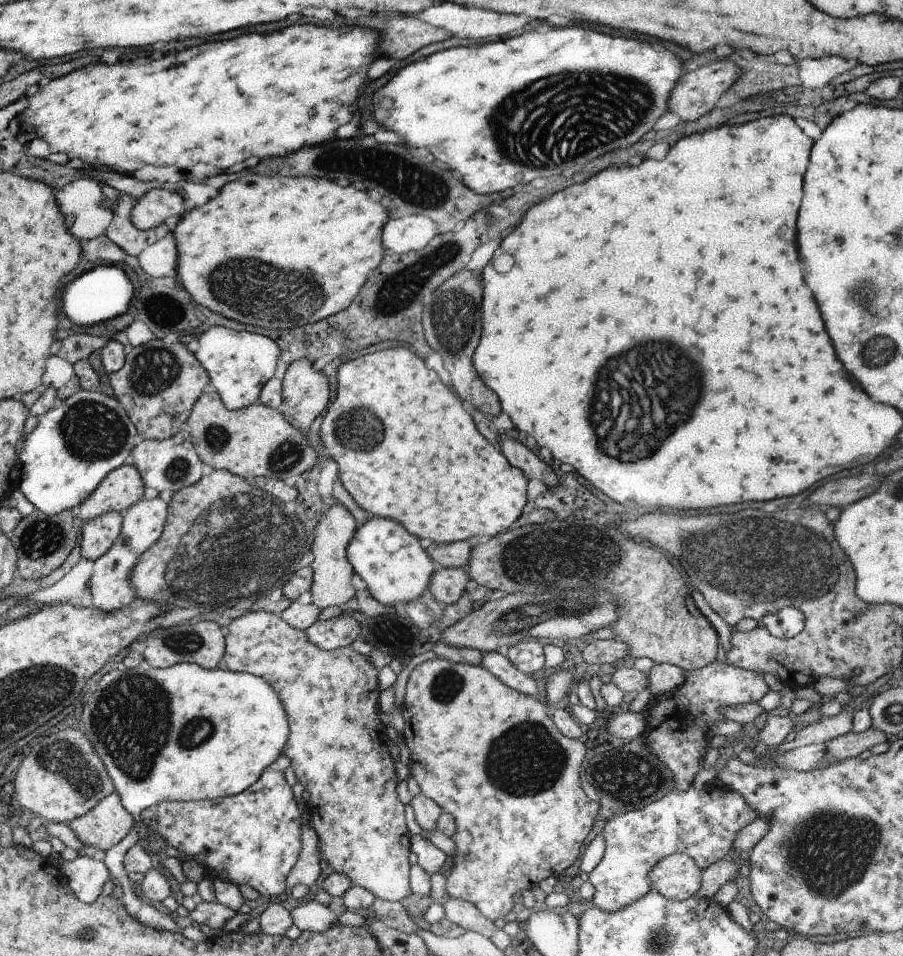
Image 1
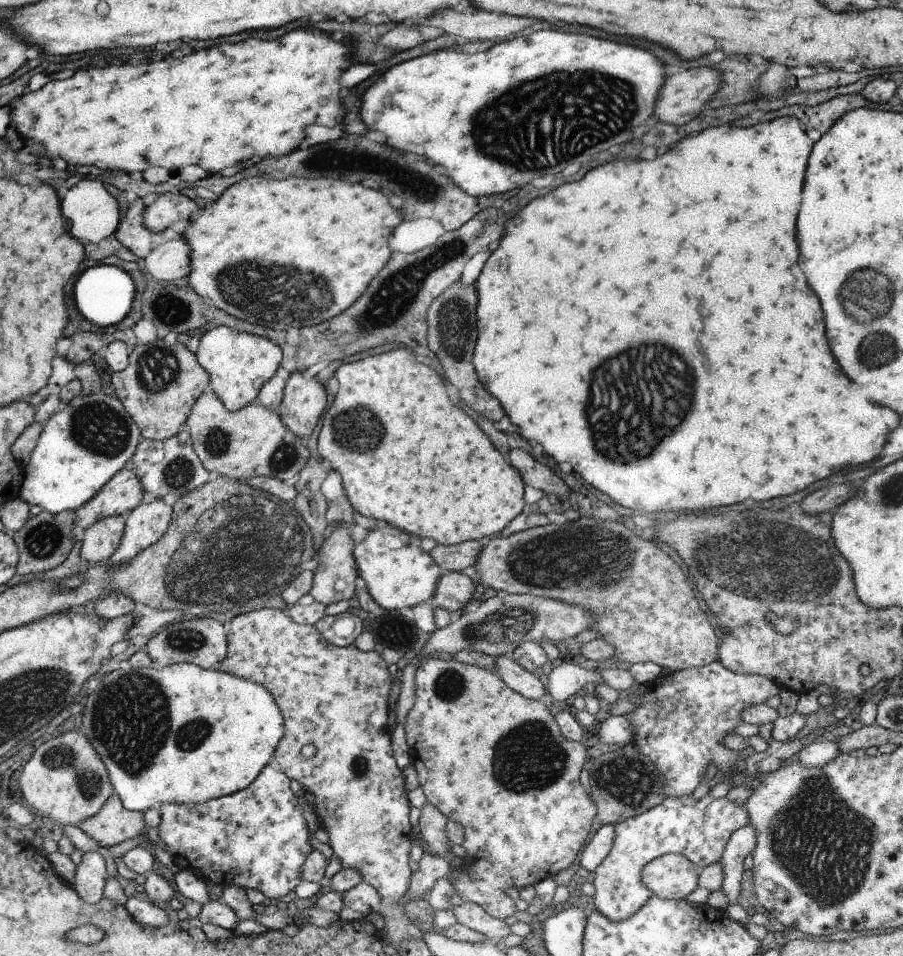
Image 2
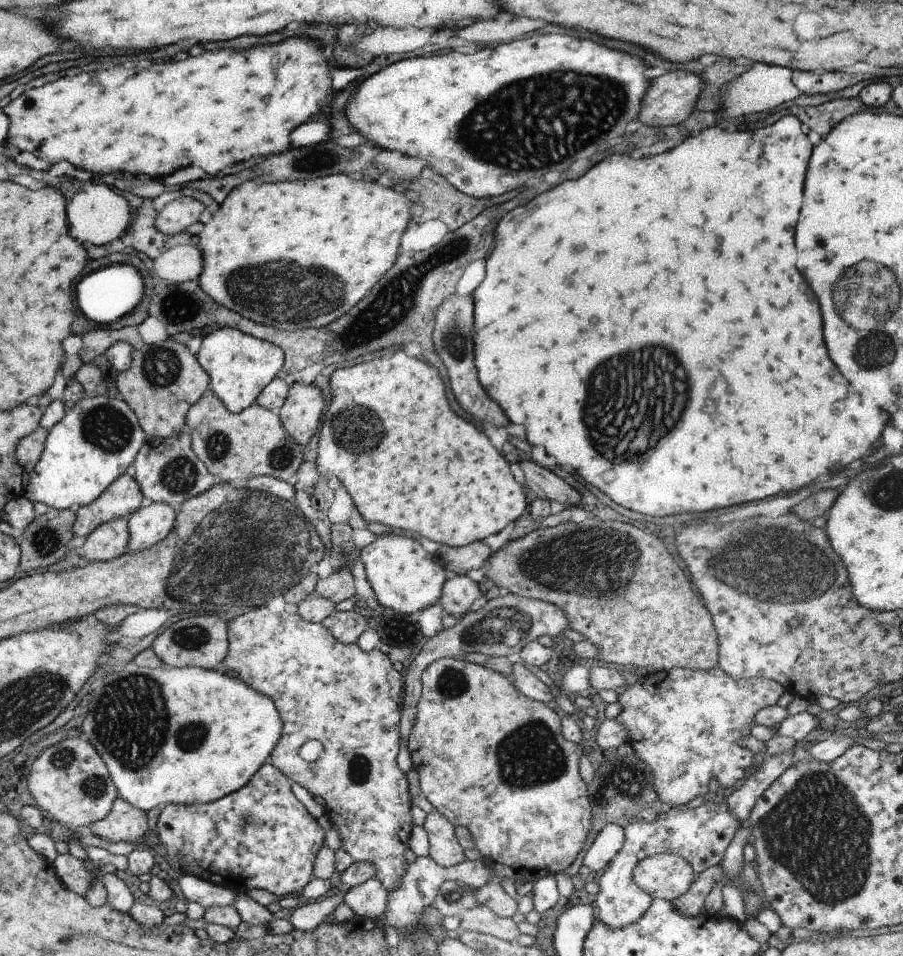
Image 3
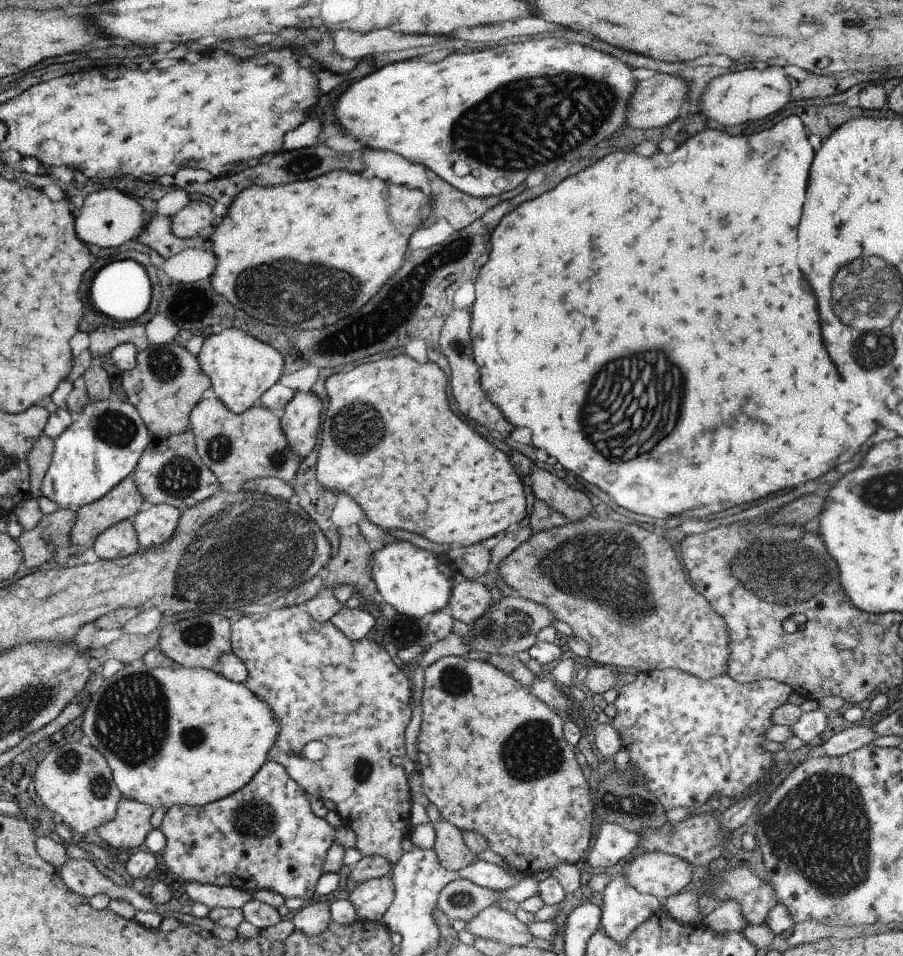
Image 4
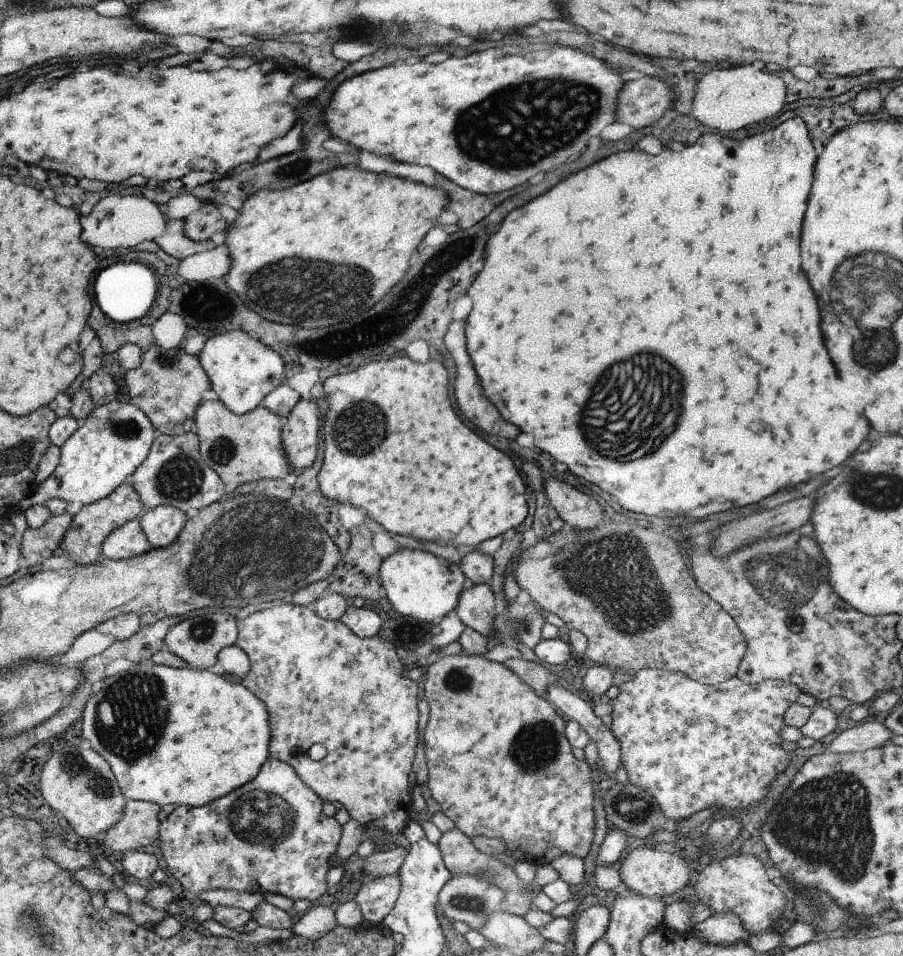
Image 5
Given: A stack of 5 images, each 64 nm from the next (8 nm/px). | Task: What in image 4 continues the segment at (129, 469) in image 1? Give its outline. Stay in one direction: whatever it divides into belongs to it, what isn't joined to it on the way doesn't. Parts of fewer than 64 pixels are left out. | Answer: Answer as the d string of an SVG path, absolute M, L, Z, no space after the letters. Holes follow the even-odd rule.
M121 478L99 500L75 510L77 518L71 528L71 542L79 544L79 548L89 548L95 534L119 520L131 520L139 512L141 504L143 500L133 484L133 478Z

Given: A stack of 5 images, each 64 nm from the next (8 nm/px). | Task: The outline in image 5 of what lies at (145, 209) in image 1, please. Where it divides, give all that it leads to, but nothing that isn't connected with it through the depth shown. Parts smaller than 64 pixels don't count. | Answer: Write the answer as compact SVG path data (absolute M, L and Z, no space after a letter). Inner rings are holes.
M199 204L197 210L189 212L179 222L181 222L181 234L191 242L207 240L211 234L217 234L217 232L223 234L227 226L227 222L219 216L217 206L213 204Z

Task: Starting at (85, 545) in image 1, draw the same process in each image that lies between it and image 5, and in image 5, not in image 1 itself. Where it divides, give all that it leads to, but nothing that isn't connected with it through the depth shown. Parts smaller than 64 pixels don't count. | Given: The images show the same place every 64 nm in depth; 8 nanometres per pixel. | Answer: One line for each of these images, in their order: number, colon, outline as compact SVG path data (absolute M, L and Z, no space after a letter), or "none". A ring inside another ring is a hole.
2: M125 516L101 518L83 530L81 560L83 562L105 562L119 546L125 528Z
3: M113 518L95 526L81 546L83 562L109 562L123 556L127 544L127 518Z
4: M119 520L107 526L103 532L95 534L89 548L93 550L97 560L117 560L139 552L131 520Z
5: M129 520L123 526L111 530L99 544L99 554L105 560L125 560L137 554L149 552L149 546L139 530L137 520Z

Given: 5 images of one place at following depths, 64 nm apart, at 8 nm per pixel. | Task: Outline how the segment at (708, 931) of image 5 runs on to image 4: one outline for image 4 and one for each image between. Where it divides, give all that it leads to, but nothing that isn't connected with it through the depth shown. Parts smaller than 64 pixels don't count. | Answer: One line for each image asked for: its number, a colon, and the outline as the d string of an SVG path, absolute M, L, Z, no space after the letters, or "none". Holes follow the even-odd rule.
4: M727 898L721 900L721 906L715 912L709 912L705 916L705 920L701 920L699 926L707 926L715 932L725 932L725 930L745 930L747 922L743 918L743 910L739 906L739 902L735 898Z

